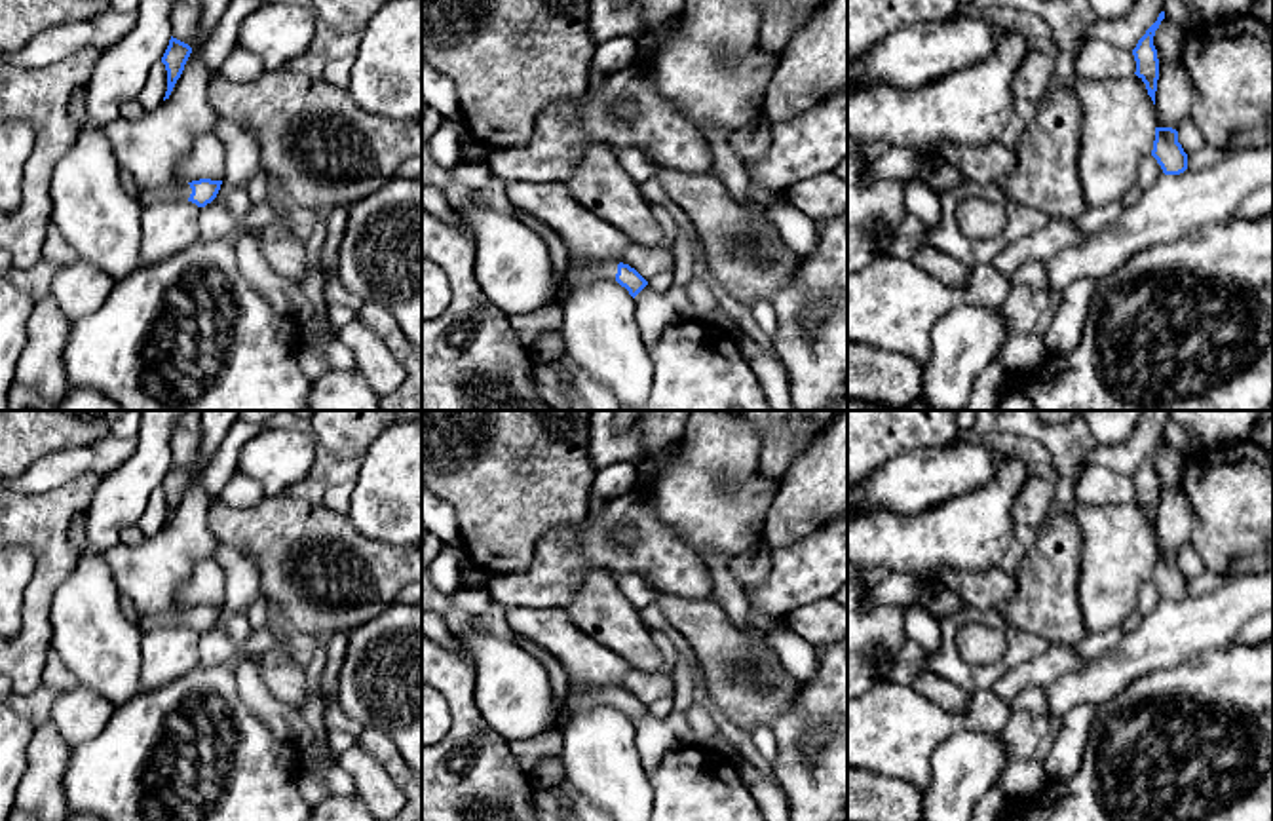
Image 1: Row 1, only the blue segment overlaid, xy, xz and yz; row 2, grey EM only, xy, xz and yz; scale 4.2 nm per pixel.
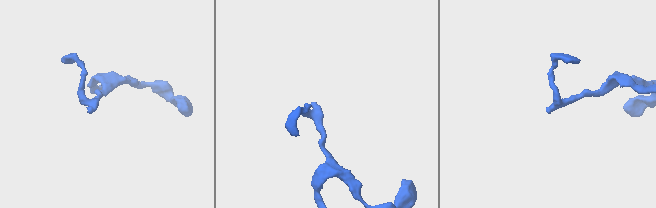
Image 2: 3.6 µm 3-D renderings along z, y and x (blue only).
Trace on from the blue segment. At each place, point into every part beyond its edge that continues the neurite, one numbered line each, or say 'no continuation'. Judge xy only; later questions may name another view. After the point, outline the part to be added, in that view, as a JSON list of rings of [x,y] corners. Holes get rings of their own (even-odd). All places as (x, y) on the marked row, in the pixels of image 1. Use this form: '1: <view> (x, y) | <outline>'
1: xy (149, 196) | [[[180,184],[180,186],[163,186],[163,188],[148,188],[142,190],[137,200],[142,207],[150,203],[158,203],[162,200],[188,200],[192,194],[190,184]]]

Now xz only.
1: xz (580, 272) | [[[570,257],[568,270],[564,276],[564,285],[580,287],[595,279],[616,281],[618,264],[619,264],[618,260],[595,262],[595,260],[580,260],[578,257]]]

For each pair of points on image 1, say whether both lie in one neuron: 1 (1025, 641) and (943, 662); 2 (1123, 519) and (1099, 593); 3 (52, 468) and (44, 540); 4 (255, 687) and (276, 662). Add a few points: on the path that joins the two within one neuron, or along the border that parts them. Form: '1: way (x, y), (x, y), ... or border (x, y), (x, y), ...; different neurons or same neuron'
1: way (1006, 662), (992, 673), (964, 673); same neuron
2: way (1120, 538), (1112, 574); same neuron
3: border (92, 472), (84, 472), (54, 489), (19, 493); different neurons
4: border (253, 658), (263, 685), (293, 707); different neurons

